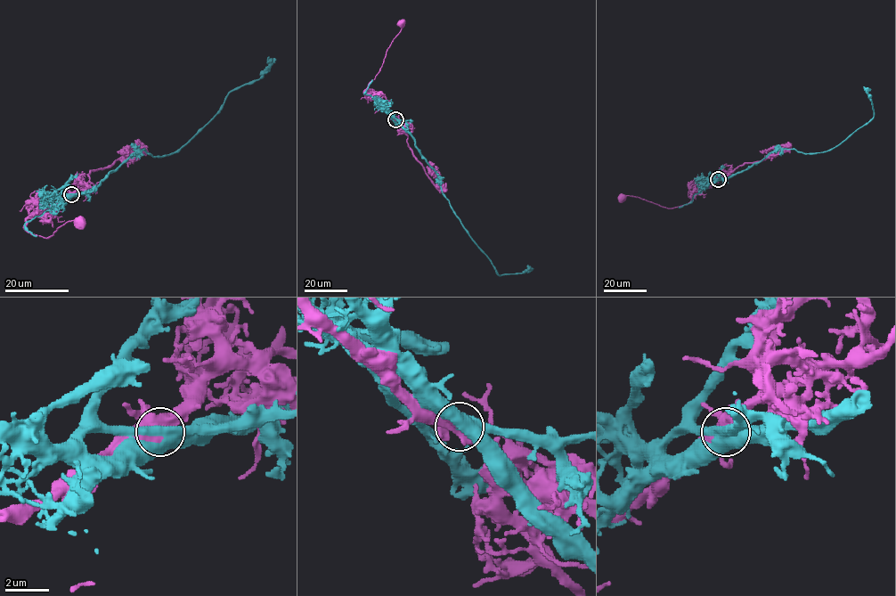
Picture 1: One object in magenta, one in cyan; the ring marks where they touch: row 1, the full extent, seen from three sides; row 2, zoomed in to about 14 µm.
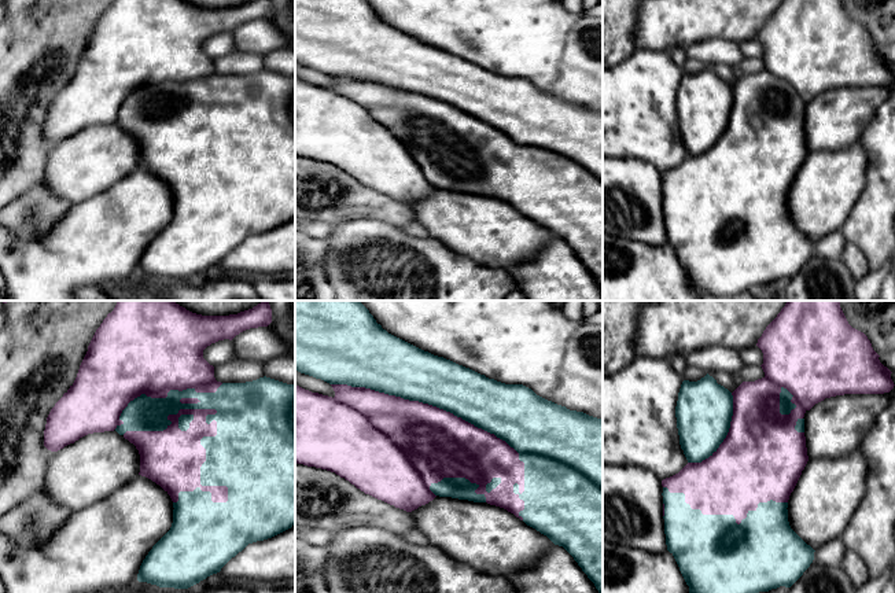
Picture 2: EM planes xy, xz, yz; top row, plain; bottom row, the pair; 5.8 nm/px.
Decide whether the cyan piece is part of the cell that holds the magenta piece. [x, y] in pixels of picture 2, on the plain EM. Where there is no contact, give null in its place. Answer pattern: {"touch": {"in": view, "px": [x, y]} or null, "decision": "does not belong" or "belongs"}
{"touch": {"in": "xy", "px": [205, 114]}, "decision": "does not belong"}

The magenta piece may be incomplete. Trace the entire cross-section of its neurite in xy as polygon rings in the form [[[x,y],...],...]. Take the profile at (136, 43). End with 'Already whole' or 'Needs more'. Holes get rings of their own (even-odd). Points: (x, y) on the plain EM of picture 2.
[[[114,0],[96,22],[74,75],[51,102],[44,139],[58,144],[88,126],[114,124],[124,117],[119,111],[122,103],[141,86],[166,91],[170,82],[187,81],[216,85],[222,75],[216,73],[214,59],[203,51],[203,43],[270,15],[270,0],[253,0],[229,8],[202,8],[185,0]]]. Already whole

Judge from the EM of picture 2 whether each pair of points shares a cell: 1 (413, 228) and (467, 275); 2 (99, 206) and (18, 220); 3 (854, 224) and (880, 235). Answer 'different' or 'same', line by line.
1: different
2: different
3: same

